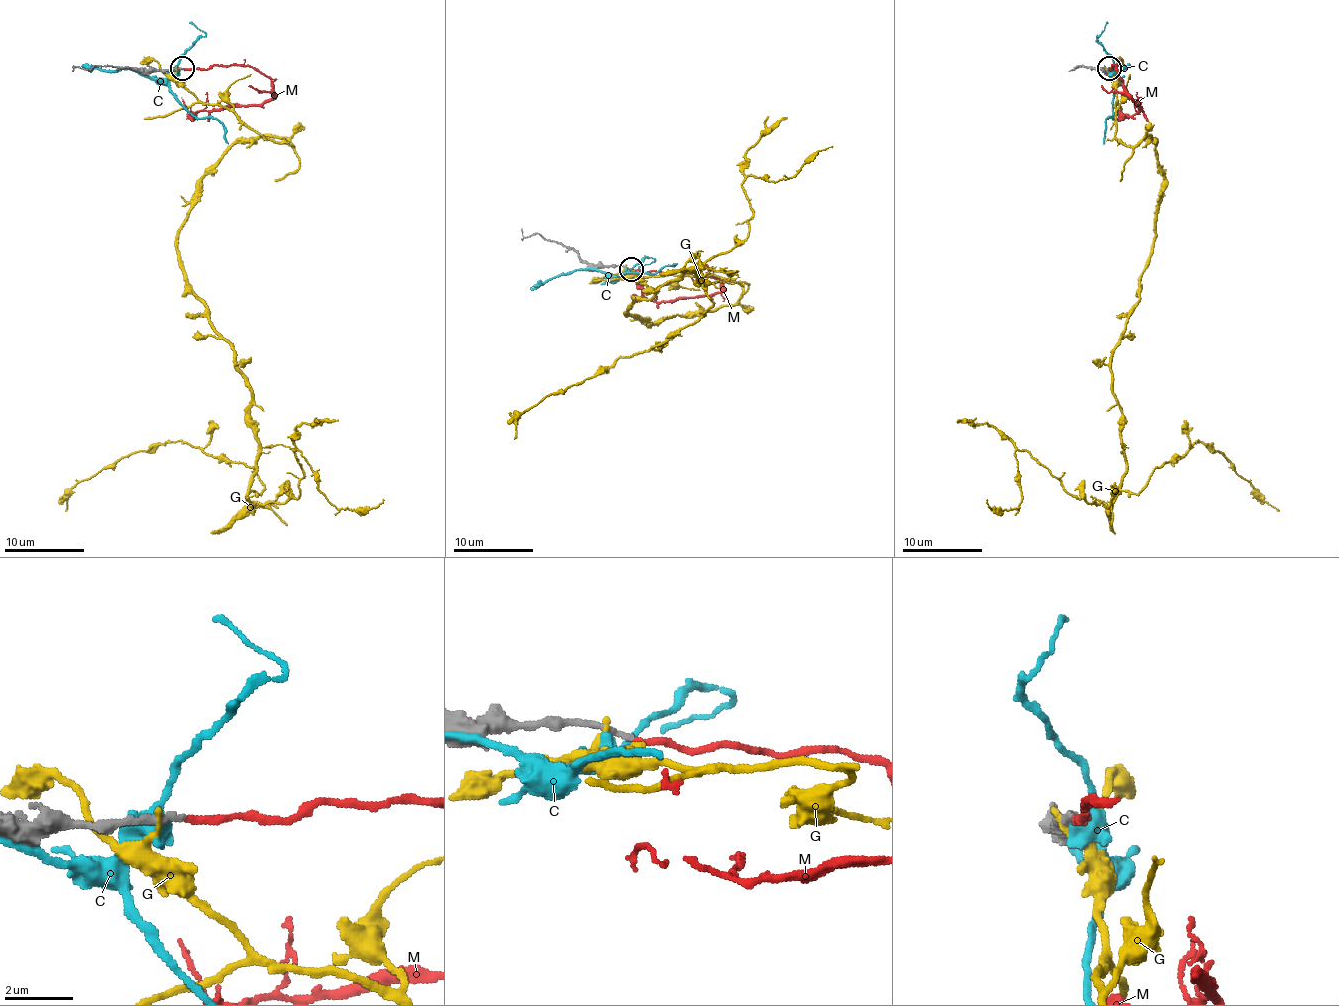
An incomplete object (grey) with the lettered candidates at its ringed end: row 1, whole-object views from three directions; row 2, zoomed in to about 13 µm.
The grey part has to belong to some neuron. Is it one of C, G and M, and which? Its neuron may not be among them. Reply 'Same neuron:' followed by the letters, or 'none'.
Same neuron: M

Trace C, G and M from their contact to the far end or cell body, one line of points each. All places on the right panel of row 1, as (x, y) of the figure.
C: (1108, 70), (1118, 76), (1114, 117), (1108, 119), (1104, 143)
G: (1106, 70), (1116, 137), (1149, 137), (1163, 177), (1112, 351), (1121, 488), (1201, 441), (1278, 510)
M: (1110, 68), (1116, 66), (1121, 87), (1141, 111), (1119, 115), (1114, 121)

